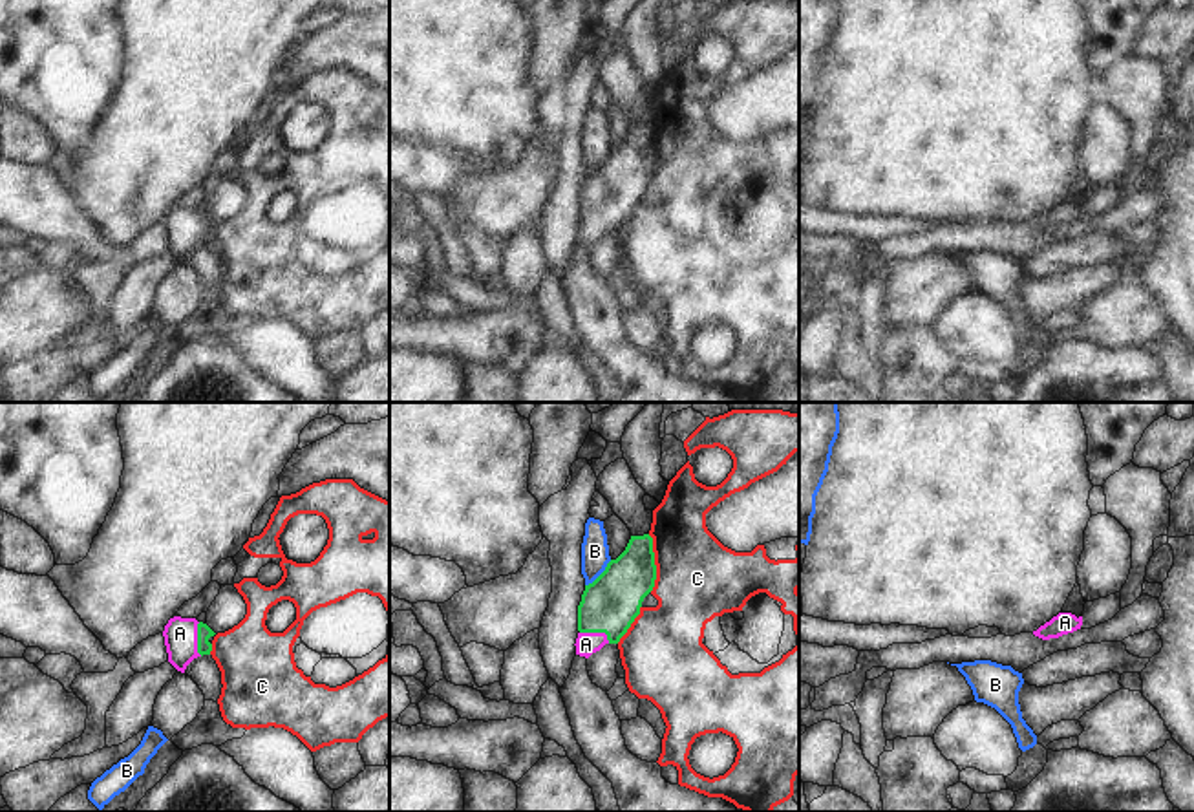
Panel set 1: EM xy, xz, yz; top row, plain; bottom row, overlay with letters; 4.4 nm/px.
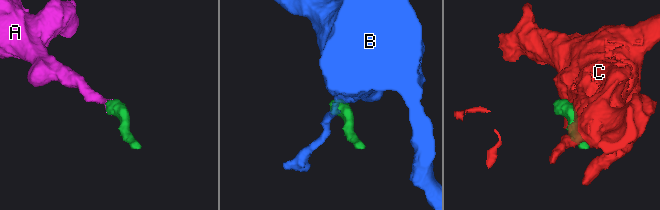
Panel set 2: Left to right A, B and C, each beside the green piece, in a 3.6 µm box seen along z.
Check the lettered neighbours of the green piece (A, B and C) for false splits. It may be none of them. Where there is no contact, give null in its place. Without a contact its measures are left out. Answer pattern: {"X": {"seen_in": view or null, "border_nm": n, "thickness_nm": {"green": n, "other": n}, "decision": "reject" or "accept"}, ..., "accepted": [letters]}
{"A": {"seen_in": "xz", "border_nm": 140, "thickness_nm": {"green": 240, "other": 100}, "decision": "accept"}, "B": {"seen_in": "xz", "border_nm": 170, "thickness_nm": {"green": 240, "other": 130}, "decision": "reject"}, "C": {"seen_in": "xz", "border_nm": 260, "thickness_nm": {"green": 240, "other": 360}, "decision": "reject"}, "accepted": ["A"]}

